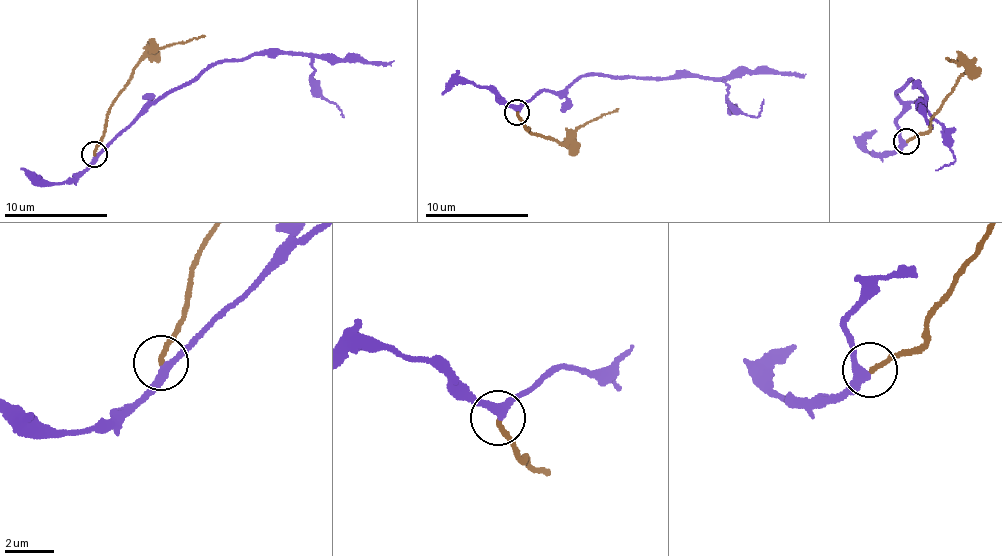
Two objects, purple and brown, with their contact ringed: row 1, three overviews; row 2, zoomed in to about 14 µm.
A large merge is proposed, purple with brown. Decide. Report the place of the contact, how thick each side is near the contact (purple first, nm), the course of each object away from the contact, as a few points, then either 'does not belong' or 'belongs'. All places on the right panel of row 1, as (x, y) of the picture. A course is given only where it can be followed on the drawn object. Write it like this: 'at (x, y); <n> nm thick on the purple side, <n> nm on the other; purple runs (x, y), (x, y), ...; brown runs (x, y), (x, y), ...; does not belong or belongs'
at (906, 141); 320 nm thick on the purple side, 190 nm on the other; purple runs (906, 143), (896, 124), (904, 106), (896, 95), (912, 79), (920, 83), (952, 150), (951, 163), (936, 169); brown runs (906, 140), (927, 130), (930, 115), (966, 71), (946, 59); belongs

